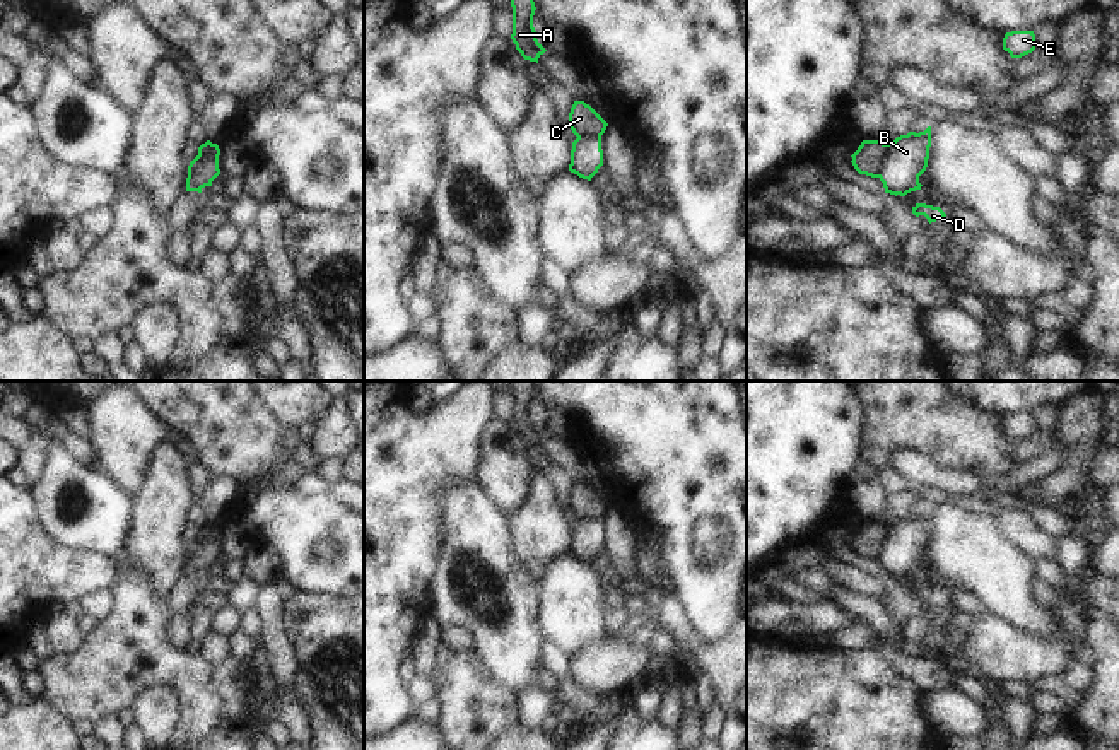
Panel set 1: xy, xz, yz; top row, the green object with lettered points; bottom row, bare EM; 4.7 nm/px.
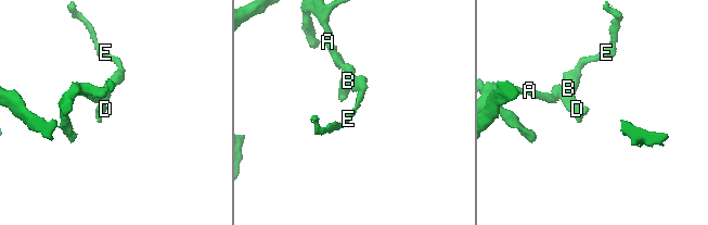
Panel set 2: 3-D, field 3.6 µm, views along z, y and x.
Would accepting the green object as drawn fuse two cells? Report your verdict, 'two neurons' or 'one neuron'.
two neurons

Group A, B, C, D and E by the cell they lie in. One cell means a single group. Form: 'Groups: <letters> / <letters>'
Groups: A C / B D E

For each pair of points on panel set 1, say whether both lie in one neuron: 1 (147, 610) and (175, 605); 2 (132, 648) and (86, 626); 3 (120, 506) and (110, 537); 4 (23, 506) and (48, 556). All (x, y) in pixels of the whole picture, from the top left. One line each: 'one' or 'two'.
1: two
2: two
3: one
4: one

